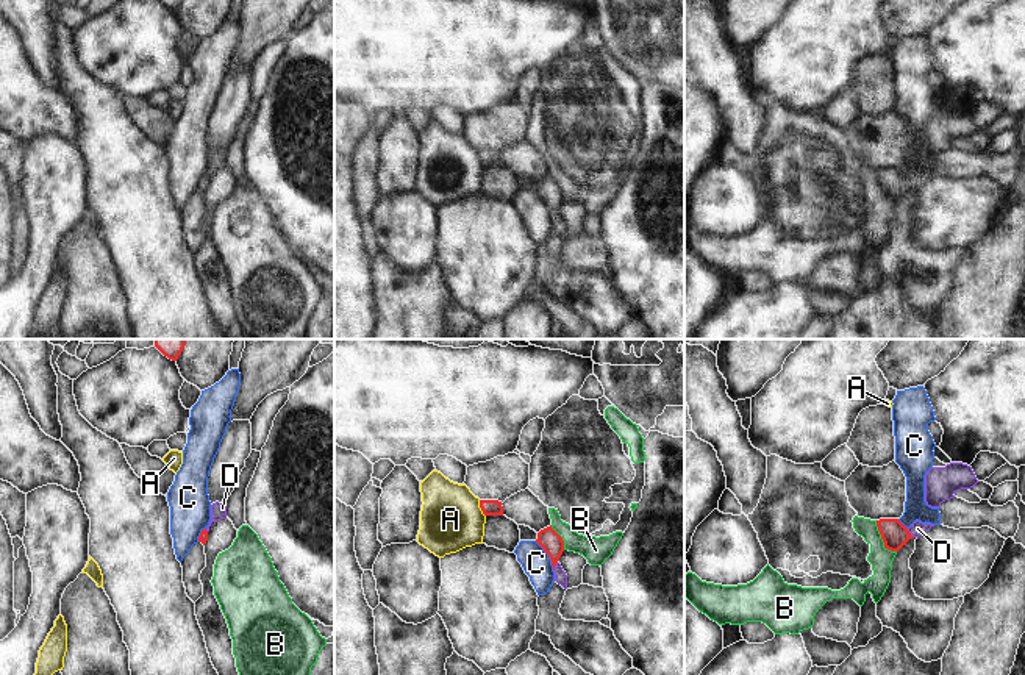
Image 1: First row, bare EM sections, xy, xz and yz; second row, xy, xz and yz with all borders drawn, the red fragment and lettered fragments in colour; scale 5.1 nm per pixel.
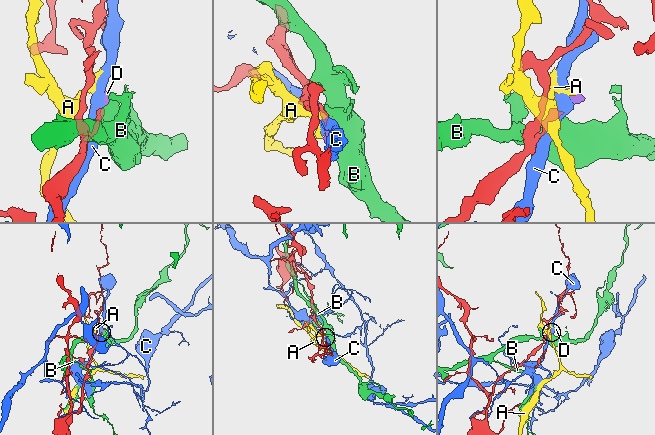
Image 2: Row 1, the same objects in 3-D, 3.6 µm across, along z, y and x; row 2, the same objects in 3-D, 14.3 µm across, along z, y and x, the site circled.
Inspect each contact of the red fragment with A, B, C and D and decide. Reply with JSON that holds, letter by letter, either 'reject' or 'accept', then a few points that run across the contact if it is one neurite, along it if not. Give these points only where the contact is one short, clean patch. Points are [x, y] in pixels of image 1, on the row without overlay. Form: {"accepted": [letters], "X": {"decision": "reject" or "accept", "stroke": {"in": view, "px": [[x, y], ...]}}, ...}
{"accepted": ["D"], "A": {"decision": "reject"}, "B": {"decision": "reject"}, "C": {"decision": "reject"}, "D": {"decision": "accept", "stroke": {"in": "yz", "px": [[894, 185], [910, 183], [917, 178]]}}}

